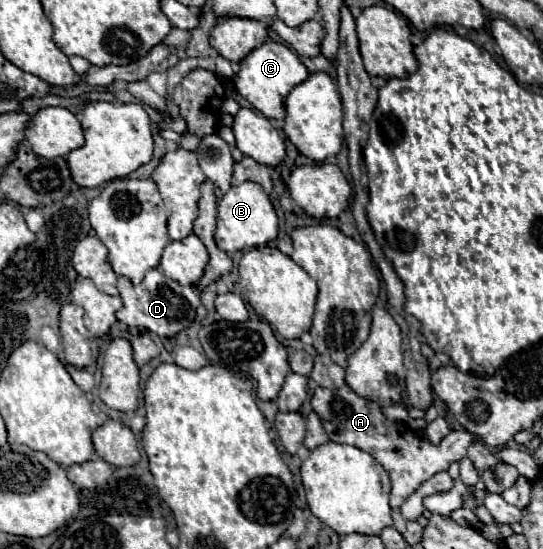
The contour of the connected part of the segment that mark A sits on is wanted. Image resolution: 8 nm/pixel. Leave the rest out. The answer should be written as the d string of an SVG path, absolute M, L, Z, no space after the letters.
M347 385L331 391L331 389L315 389L311 397L313 411L321 417L325 431L331 441L335 443L347 443L355 445L369 455L377 459L377 463L383 465L383 469L391 477L391 507L397 509L405 503L405 499L429 477L433 477L439 471L447 471L453 461L461 461L467 457L467 449L475 443L475 435L461 429L451 431L441 445L431 445L429 441L423 441L415 435L415 431L407 429L403 423L387 421L381 413L381 407L375 401L363 399L355 395Z

